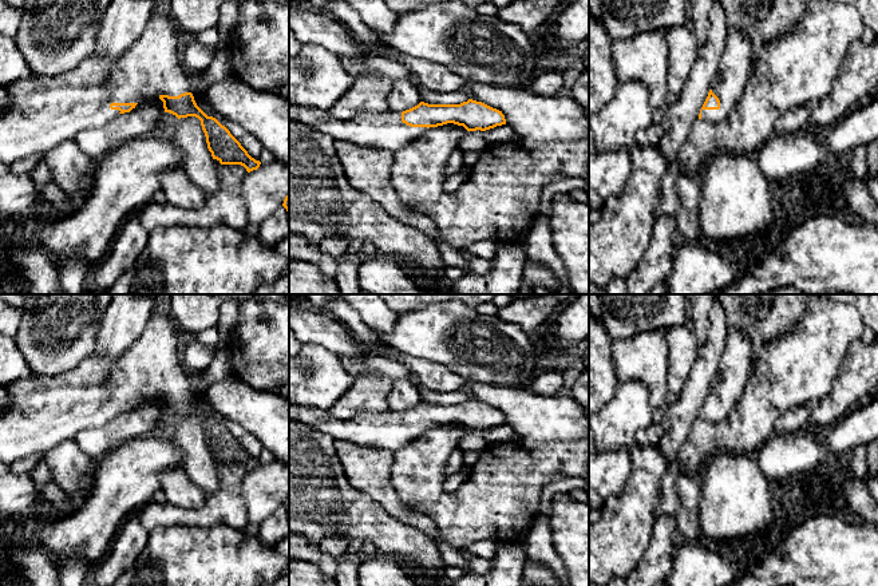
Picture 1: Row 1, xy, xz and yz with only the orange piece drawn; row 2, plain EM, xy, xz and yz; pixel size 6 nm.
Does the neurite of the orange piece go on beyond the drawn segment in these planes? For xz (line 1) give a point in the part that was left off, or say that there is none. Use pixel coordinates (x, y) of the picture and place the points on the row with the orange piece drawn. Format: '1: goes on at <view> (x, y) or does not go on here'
1: goes on at xz (384, 130)

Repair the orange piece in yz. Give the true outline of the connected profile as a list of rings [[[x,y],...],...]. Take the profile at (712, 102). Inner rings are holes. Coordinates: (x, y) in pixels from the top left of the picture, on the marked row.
[[[740,31],[727,37],[727,47],[717,64],[717,75],[700,110],[699,119],[720,123],[729,118],[744,94],[752,70],[752,44]]]

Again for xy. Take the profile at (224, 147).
[[[153,11],[141,37],[120,58],[88,56],[67,72],[54,76],[32,74],[7,86],[8,106],[0,115],[0,162],[11,165],[36,153],[46,154],[78,132],[99,128],[119,114],[130,112],[141,100],[158,95],[165,112],[178,119],[195,116],[201,120],[213,159],[221,165],[241,165],[248,173],[257,170],[261,162],[252,158],[225,126],[197,106],[181,52],[181,29],[174,16],[170,11]]]

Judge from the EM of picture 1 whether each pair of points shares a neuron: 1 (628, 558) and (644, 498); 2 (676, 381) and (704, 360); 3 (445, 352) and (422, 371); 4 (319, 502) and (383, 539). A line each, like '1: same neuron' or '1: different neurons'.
1: same neuron
2: different neurons
3: different neurons
4: same neuron

